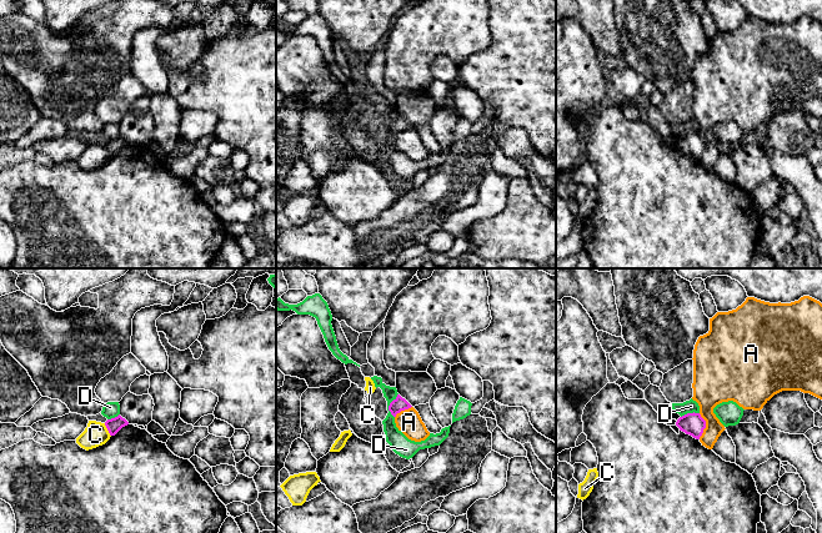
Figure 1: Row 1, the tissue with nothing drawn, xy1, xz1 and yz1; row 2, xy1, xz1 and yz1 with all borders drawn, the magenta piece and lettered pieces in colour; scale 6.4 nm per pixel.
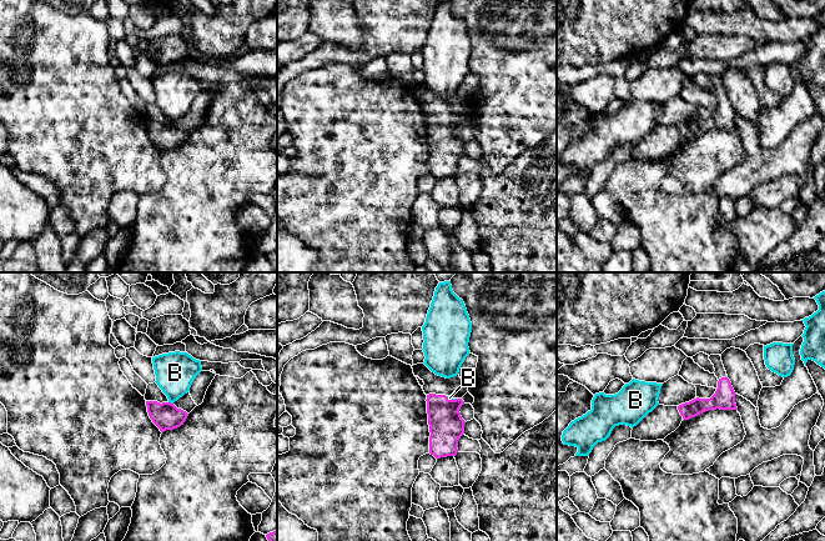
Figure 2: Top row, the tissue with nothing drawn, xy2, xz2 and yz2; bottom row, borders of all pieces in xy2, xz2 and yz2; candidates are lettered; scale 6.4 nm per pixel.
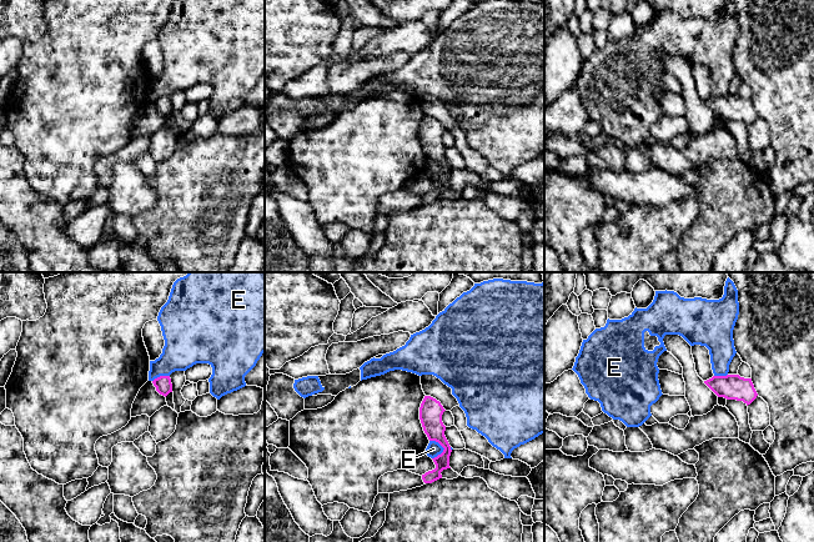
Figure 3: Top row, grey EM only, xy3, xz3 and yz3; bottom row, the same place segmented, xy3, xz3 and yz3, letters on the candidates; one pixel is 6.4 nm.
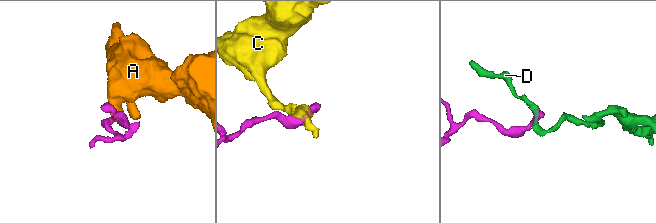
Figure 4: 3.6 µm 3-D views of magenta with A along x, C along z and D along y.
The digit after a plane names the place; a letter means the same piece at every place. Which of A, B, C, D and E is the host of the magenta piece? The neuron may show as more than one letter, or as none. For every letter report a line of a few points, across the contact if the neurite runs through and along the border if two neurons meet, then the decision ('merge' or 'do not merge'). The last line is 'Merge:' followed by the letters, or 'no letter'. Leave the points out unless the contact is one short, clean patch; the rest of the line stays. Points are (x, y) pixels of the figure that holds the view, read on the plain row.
A: line yz1 (698, 134), (705, 141), (705, 149), (700, 159); do not merge
B: line xy2 (169, 121), (172, 124); do not merge
C: do not merge
D: line xz1 (397, 114), (389, 126), (389, 131), (394, 137); do not merge
E: line xz3 (430, 160), (435, 160), (443, 169), (432, 179); do not merge
Merge: no letter

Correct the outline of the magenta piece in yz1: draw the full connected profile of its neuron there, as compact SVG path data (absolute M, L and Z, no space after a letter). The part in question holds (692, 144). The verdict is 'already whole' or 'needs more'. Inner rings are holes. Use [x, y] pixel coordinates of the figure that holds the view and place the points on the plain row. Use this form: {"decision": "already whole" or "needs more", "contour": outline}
{"decision": "already whole", "contour": "M693 132L680 137L676 142L676 146L686 155L700 160L703 154L703 150L706 149L706 141L701 137L700 134Z"}

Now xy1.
{"decision": "already whole", "contour": "M120 135L115 139L107 140L105 146L110 154L110 156L115 156L122 147L127 146L129 142L122 139Z"}

